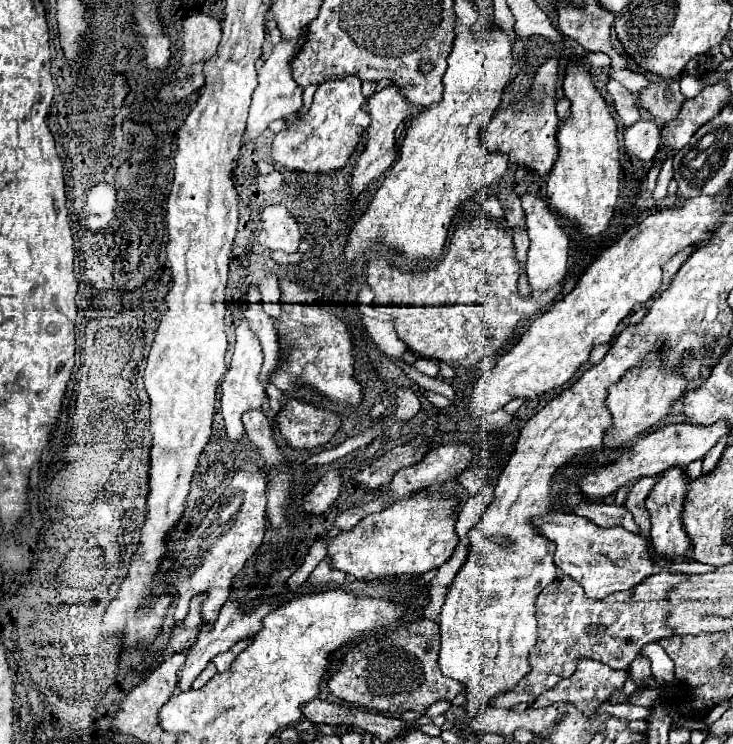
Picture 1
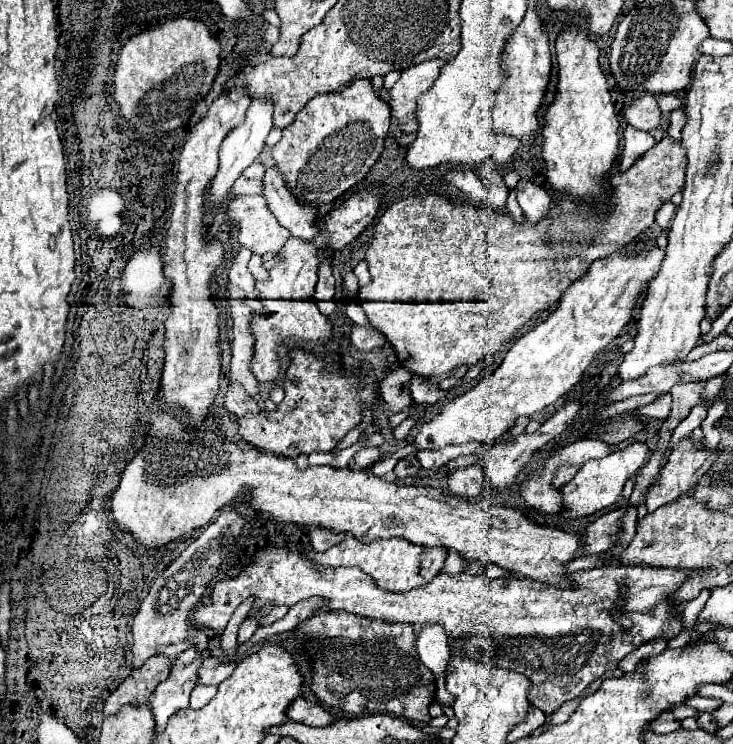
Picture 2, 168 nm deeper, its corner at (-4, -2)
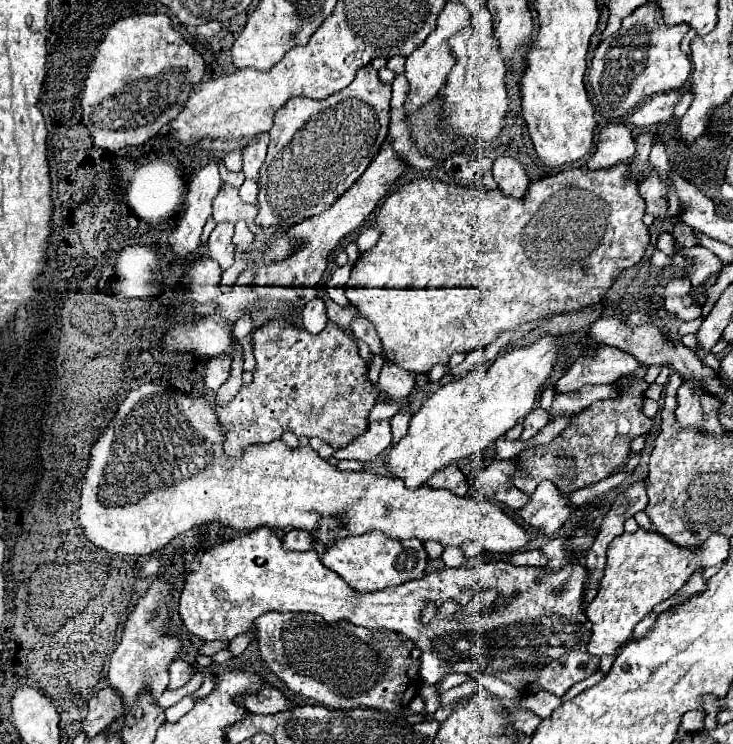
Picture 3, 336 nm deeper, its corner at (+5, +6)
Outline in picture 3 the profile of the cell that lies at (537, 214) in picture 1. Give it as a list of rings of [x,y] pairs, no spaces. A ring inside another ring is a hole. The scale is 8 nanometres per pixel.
[[[497,158],[493,164],[493,178],[505,196],[513,196],[517,200],[525,198],[531,184],[521,164],[513,158]]]

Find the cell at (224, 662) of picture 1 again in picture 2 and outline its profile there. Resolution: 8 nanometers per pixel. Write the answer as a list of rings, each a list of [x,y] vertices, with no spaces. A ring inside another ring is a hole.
[[[208,656],[202,660],[198,668],[198,682],[196,684],[220,684],[234,672],[236,664],[234,662],[224,662],[220,658]]]

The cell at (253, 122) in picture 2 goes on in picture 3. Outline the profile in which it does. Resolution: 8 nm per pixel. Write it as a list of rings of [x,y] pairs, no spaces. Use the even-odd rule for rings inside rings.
[[[211,154],[209,162],[193,176],[187,192],[187,208],[169,236],[175,254],[189,254],[201,244],[201,230],[211,216],[211,200],[221,190],[223,180],[219,174],[219,158]]]

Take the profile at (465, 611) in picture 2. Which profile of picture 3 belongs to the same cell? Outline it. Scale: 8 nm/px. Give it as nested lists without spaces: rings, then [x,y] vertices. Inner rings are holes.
[[[257,528],[249,534],[237,536],[229,542],[223,542],[209,550],[201,558],[199,570],[191,572],[185,580],[181,598],[179,598],[179,614],[185,628],[197,634],[203,640],[233,640],[237,634],[245,632],[249,624],[265,612],[315,612],[323,616],[325,622],[335,624],[341,620],[365,626],[365,628],[389,628],[411,638],[421,648],[421,678],[425,684],[437,684],[445,674],[451,672],[481,672],[489,676],[497,676],[503,682],[517,688],[523,696],[537,694],[547,690],[555,696],[563,696],[575,682],[591,676],[599,658],[587,652],[587,644],[591,640],[591,622],[585,616],[585,592],[589,584],[589,570],[581,564],[569,564],[557,572],[546,570],[545,567],[515,566],[505,560],[493,560],[477,568],[443,568],[431,570],[419,580],[405,582],[401,586],[385,588],[379,592],[361,594],[333,570],[321,564],[315,550],[299,552],[285,550],[283,540],[269,528]],[[481,590],[497,590],[497,596],[505,600],[503,606],[487,606],[485,612],[477,616],[461,616],[461,610],[469,604],[469,600]],[[453,600],[459,604],[457,612],[449,616],[439,616],[441,606]],[[433,602],[435,616],[429,624],[423,624],[425,606]]]

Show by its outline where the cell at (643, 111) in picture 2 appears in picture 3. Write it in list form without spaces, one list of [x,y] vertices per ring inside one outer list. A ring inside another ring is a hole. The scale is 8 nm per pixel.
[[[659,92],[653,94],[651,100],[647,100],[639,110],[629,114],[627,122],[633,126],[653,126],[653,124],[665,124],[673,118],[673,106],[679,98],[679,92]]]

